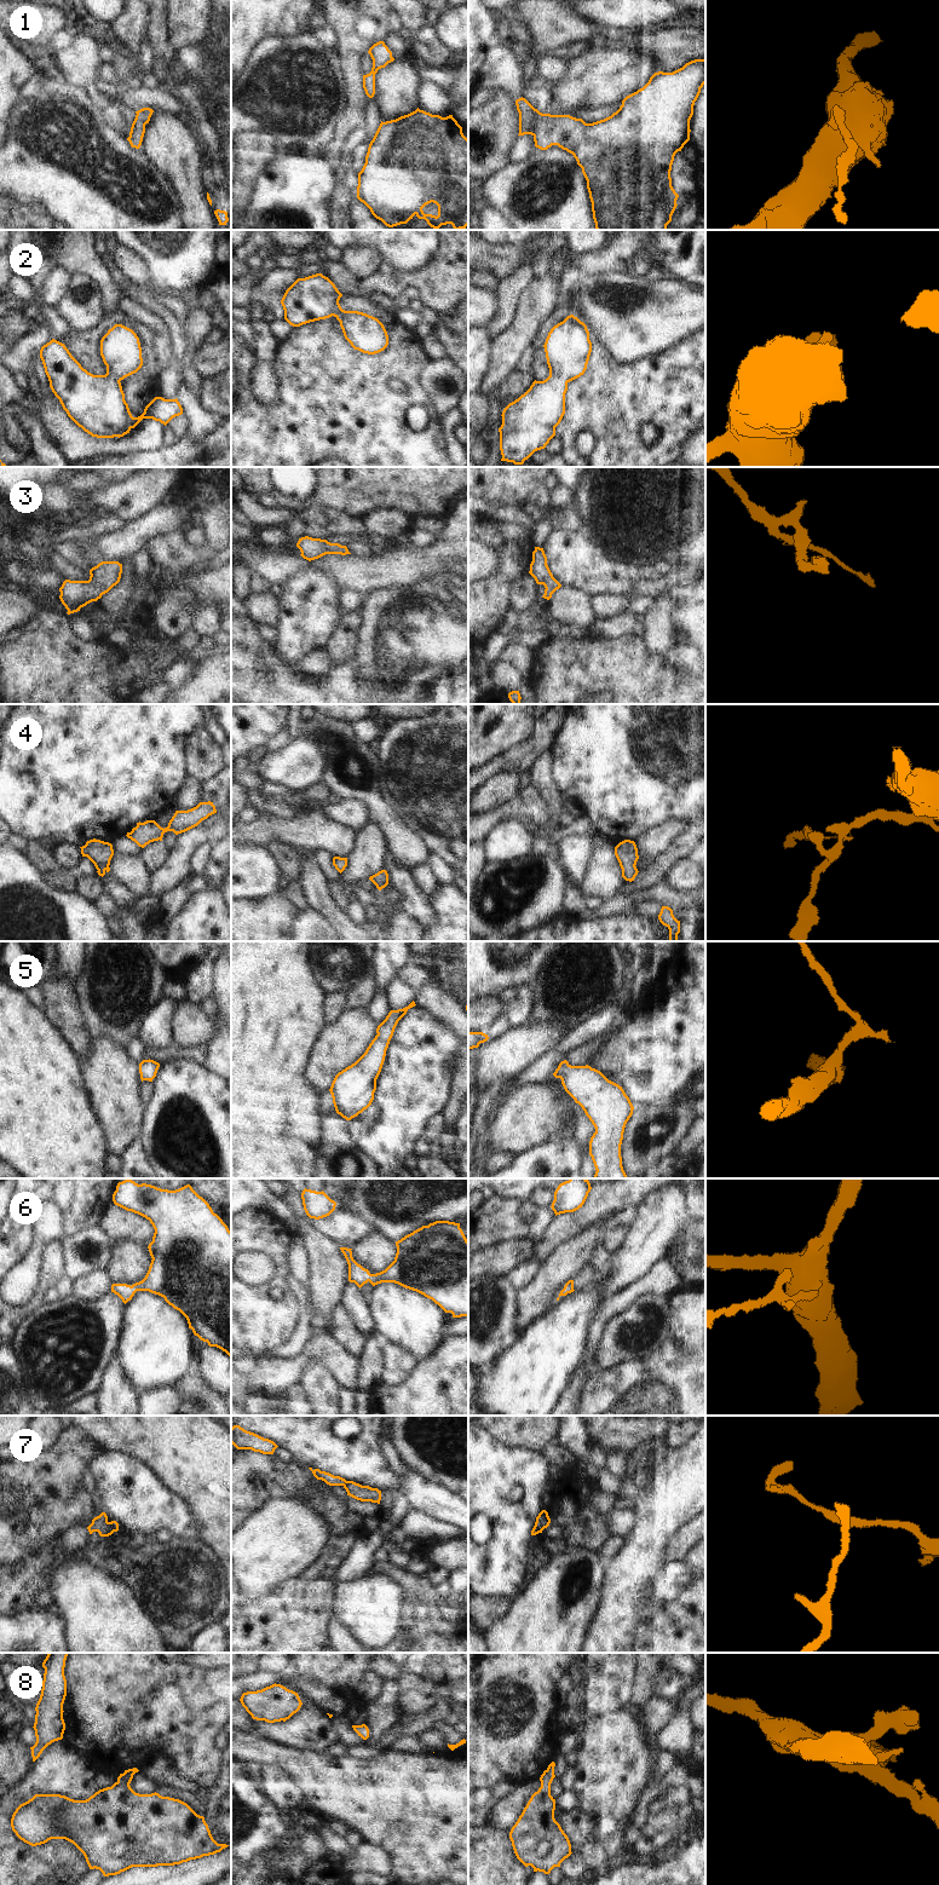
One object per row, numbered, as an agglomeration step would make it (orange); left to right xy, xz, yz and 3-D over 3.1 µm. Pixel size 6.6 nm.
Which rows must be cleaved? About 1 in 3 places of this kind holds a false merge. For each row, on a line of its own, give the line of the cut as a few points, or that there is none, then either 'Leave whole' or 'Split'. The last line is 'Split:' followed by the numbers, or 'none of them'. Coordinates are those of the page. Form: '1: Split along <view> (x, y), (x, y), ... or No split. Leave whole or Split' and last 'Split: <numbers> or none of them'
1: No split. Leave whole
2: No split. Leave whole
3: No split. Leave whole
4: No split. Leave whole
5: No split. Leave whole
6: No split. Leave whole
7: Split along xz (347, 1481), (344, 1486). Split
8: No split. Leave whole
Split: 7.

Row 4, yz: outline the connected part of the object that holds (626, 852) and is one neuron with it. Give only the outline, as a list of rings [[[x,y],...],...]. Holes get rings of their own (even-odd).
[[[624,840],[615,847],[615,855],[622,869],[622,877],[626,881],[634,881],[638,875],[636,861],[639,859],[638,848],[634,841]]]

